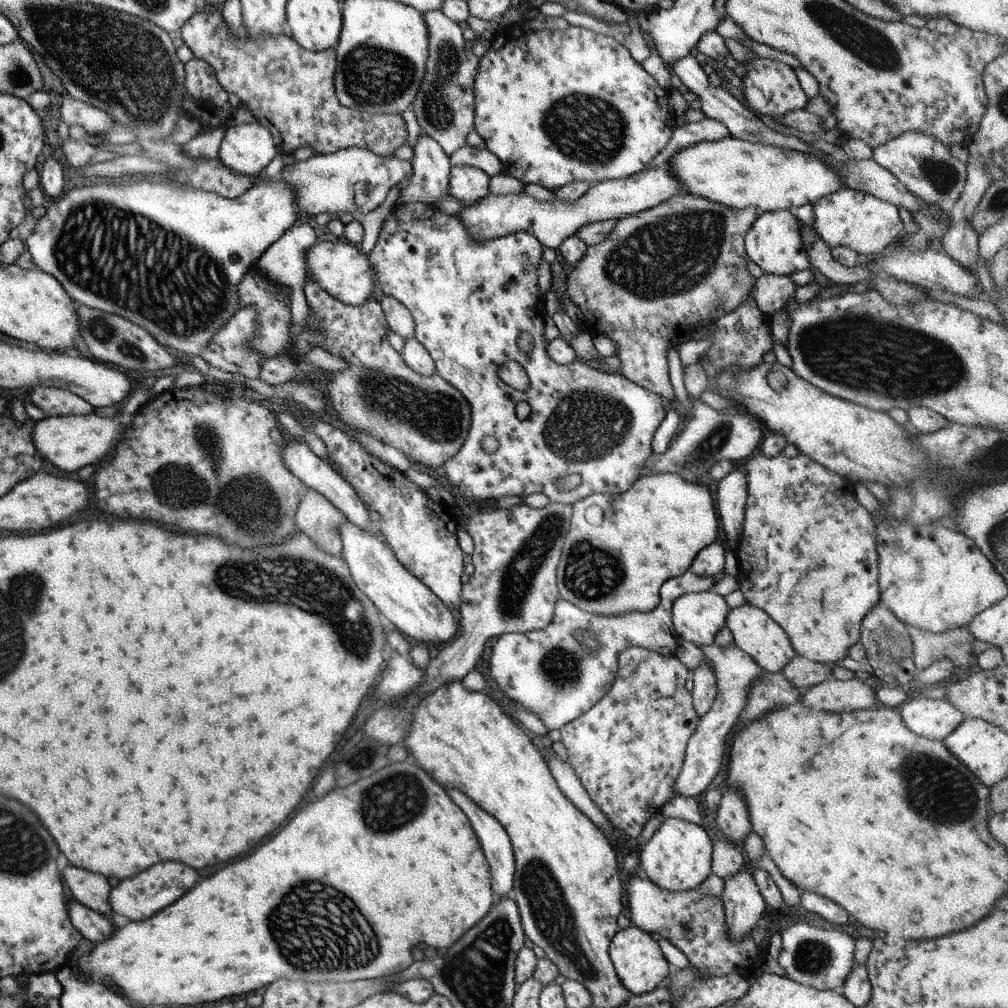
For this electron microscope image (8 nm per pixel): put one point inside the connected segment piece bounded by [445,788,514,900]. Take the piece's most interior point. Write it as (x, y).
(494, 842)

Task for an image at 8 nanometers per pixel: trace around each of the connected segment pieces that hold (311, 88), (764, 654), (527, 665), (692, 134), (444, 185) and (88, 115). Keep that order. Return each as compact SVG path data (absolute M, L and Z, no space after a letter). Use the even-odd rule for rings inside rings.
M211 6L193 14L180 29L178 38L190 50L194 58L209 64L215 74L215 80L226 93L237 95L240 104L248 110L255 121L271 132L278 152L291 155L301 147L311 147L315 155L328 155L349 147L359 147L372 150L381 158L394 157L393 152L405 143L407 133L405 123L398 114L370 115L369 113L351 111L341 106L335 98L333 76L335 73L335 51L307 51L285 32L279 36L265 36L251 40L244 36L242 30L237 35L231 34L227 24L221 18L221 7Z
M744 603L742 606L729 610L725 616L725 626L731 633L732 644L744 655L749 656L753 664L759 666L762 671L780 673L783 666L796 656L785 632L759 608Z
M691 570L669 578L661 584L659 602L649 612L596 615L559 600L554 604L551 620L545 628L526 633L503 633L491 646L489 676L497 688L513 702L538 716L547 730L559 730L564 724L587 712L607 692L615 679L618 653L631 646L673 657L678 636L671 628L671 604L687 593L708 591L713 578L695 576ZM577 631L589 631L596 636L598 647L588 653L574 637Z
M703 118L701 122L686 123L683 126L672 127L671 136L669 136L667 144L663 146L657 157L647 164L646 168L663 166L675 154L685 150L685 148L689 148L689 146L693 146L693 144L705 141L719 141L727 136L730 136L727 128L721 122L711 118Z
M421 132L415 144L413 144L412 151L413 156L409 161L412 166L413 177L399 191L396 201L391 206L393 209L396 205L407 203L422 202L429 205L437 201L441 196L448 194L448 180L451 166L448 161L448 156L439 144Z
M69 97L63 98L58 107L60 120L67 127L78 125L90 134L103 134L109 128L114 128L111 118L91 104L79 102Z

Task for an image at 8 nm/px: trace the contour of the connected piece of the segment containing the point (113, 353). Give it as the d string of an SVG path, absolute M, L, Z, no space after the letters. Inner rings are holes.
M76 304L79 336L87 346L89 354L97 361L113 364L125 370L165 370L175 364L168 349L161 346L146 330L140 326L110 313Z

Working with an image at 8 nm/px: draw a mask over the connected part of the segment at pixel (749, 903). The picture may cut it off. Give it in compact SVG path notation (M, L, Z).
M747 864L746 868L723 880L719 898L723 902L724 920L731 940L741 940L747 936L747 932L757 926L761 914L767 910L753 880L752 867Z

